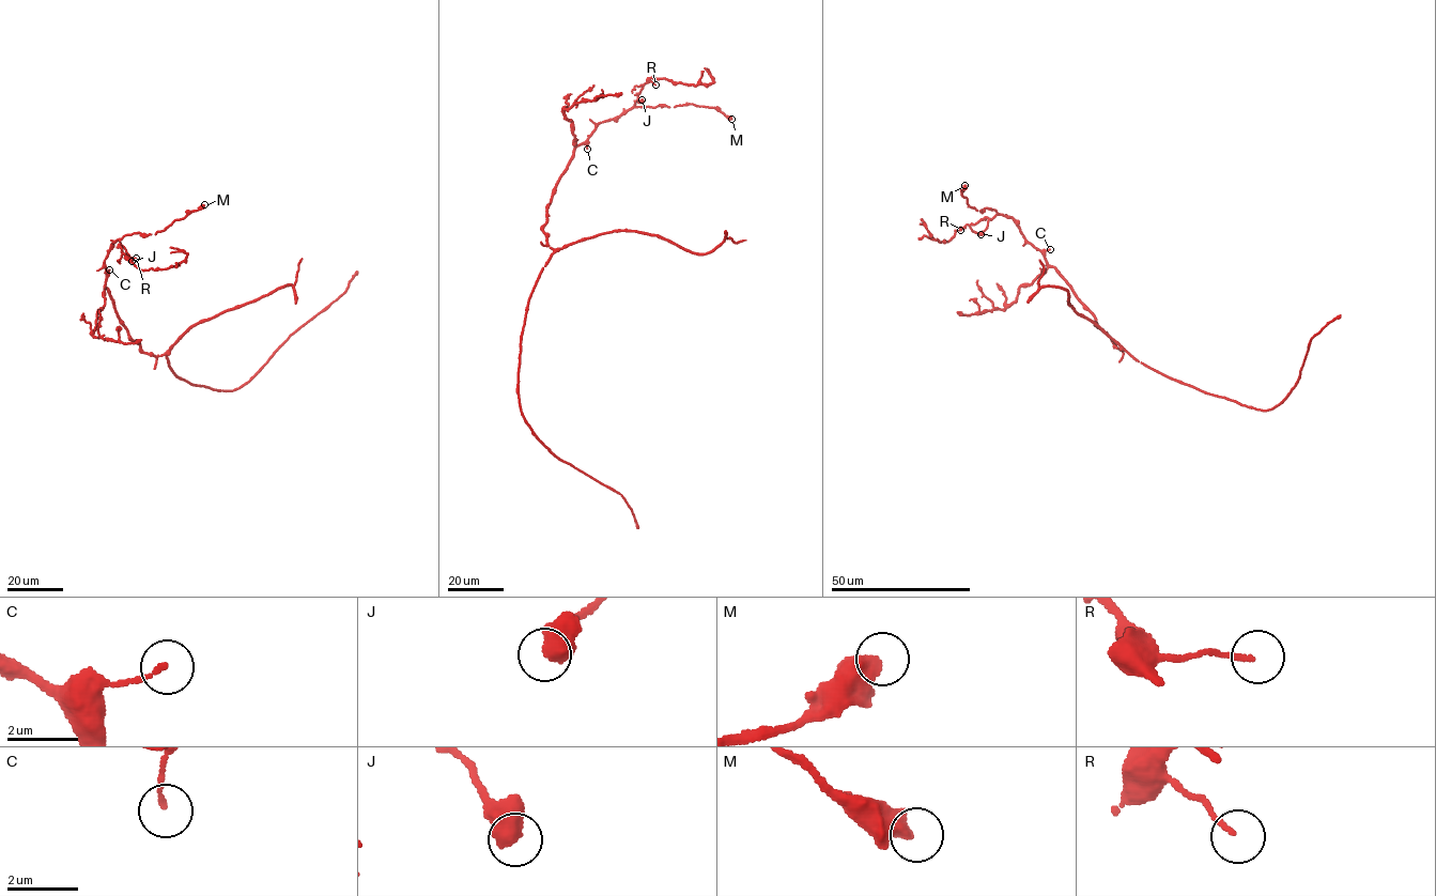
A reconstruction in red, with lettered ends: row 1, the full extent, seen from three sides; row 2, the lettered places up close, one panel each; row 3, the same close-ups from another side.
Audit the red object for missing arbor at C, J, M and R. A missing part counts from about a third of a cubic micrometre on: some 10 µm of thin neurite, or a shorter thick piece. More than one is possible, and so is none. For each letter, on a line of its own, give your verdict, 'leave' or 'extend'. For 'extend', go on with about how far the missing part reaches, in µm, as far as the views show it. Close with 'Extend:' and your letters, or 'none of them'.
C: leave
J: leave
M: leave
R: leave
Extend: none of them

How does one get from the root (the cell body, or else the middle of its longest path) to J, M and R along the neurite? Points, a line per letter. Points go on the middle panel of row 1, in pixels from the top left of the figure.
J: (553, 251), (543, 228), (552, 197), (574, 149), (585, 142), (598, 124), (615, 119), (642, 99)
M: (553, 251), (542, 230), (549, 205), (574, 149), (598, 124), (634, 107), (659, 105), (713, 107), (731, 119)
R: (553, 251), (543, 228), (552, 197), (574, 149), (598, 124), (631, 109), (646, 82), (655, 85)

